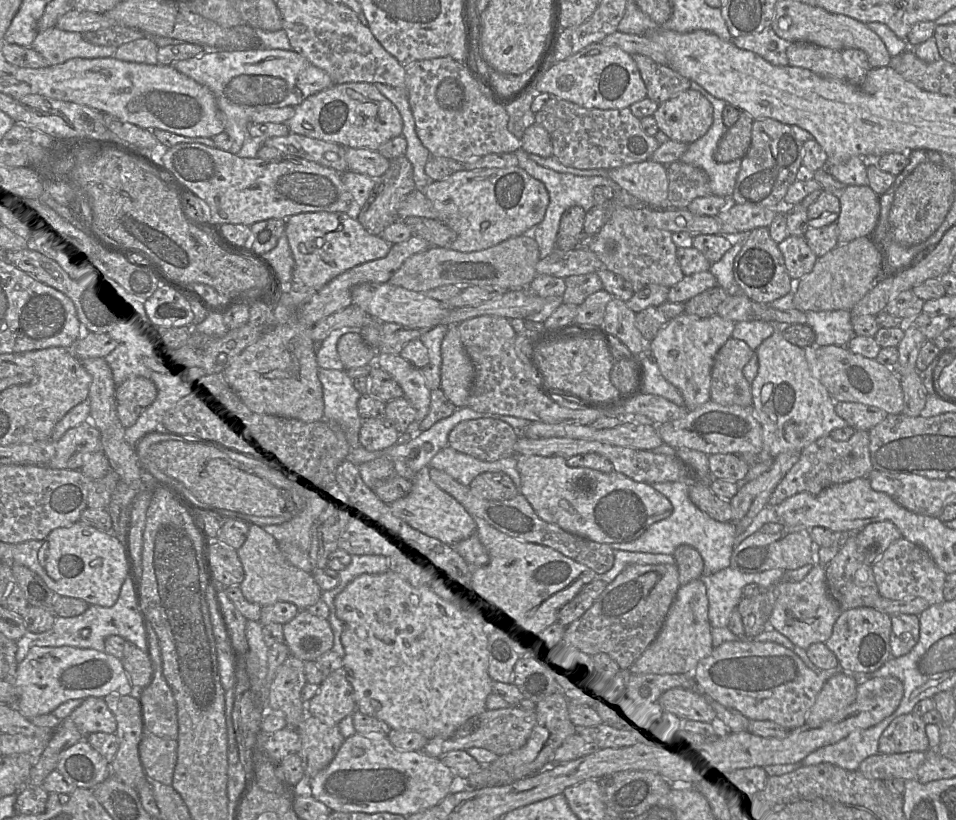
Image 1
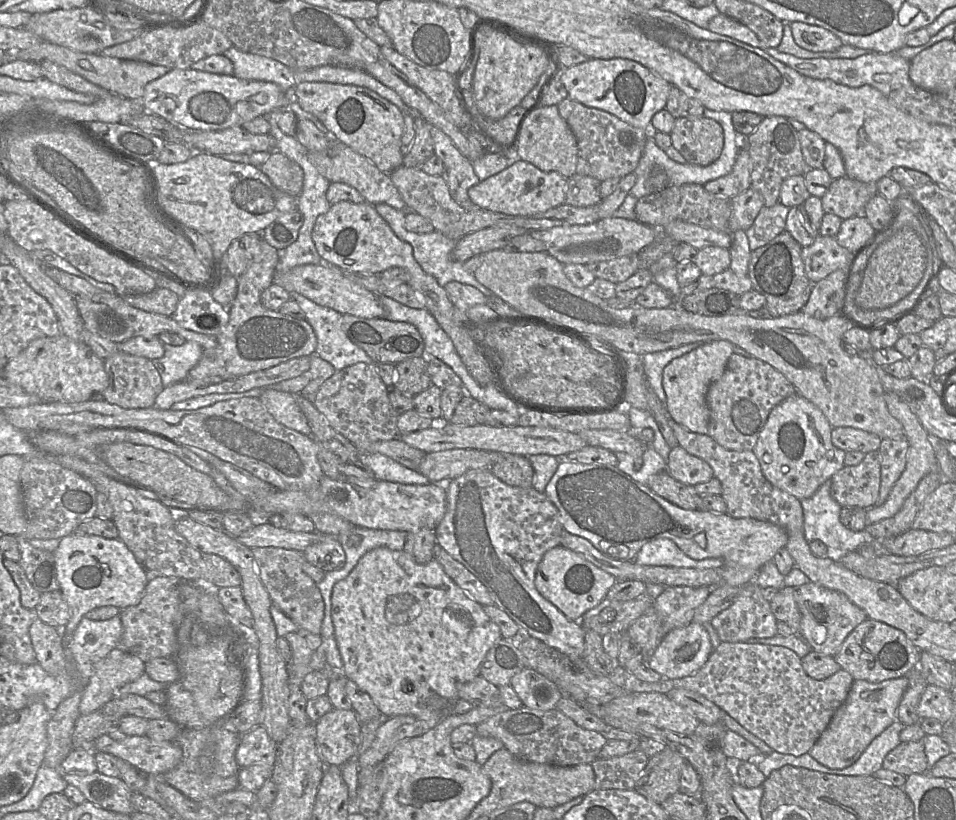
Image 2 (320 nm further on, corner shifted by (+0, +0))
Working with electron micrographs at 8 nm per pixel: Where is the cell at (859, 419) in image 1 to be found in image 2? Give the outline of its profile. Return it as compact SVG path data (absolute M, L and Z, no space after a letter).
M835 427L831 431L831 440L835 447L846 452L868 453L878 451L882 439L864 430L852 427Z

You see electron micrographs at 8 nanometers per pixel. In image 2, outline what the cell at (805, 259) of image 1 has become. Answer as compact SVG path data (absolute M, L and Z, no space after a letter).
M819 234L813 244L802 248L801 257L807 277L817 283L838 269L847 270L853 252L839 245L835 237Z

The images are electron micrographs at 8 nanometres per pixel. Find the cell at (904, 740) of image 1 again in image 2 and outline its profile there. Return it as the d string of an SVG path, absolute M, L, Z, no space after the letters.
M922 741L901 742L883 759L882 768L901 774L905 777L911 774L928 772L928 760Z

